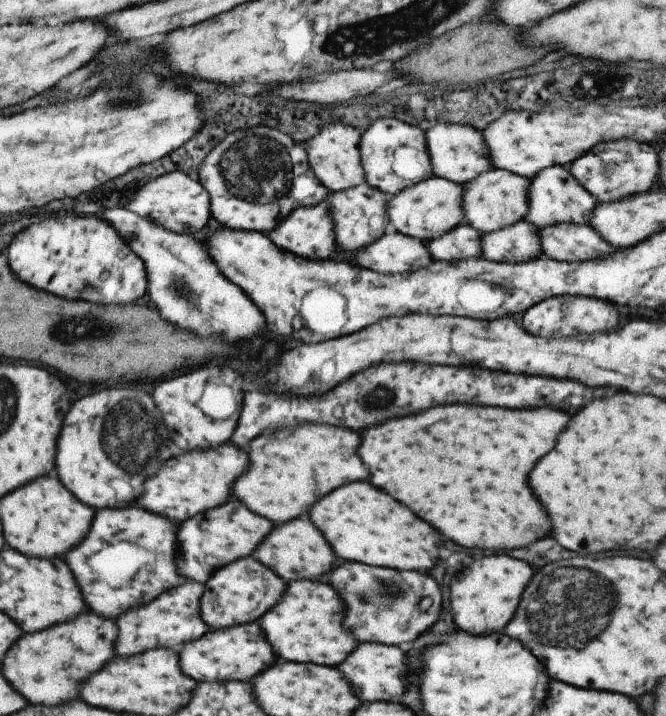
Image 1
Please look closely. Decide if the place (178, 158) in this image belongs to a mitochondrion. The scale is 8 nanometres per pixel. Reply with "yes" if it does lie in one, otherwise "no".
no

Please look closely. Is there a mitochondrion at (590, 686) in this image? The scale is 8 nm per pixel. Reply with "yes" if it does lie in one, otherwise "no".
no

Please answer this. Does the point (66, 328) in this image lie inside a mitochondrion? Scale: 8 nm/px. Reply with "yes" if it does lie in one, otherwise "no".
yes

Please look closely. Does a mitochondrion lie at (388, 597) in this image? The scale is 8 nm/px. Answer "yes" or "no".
yes

